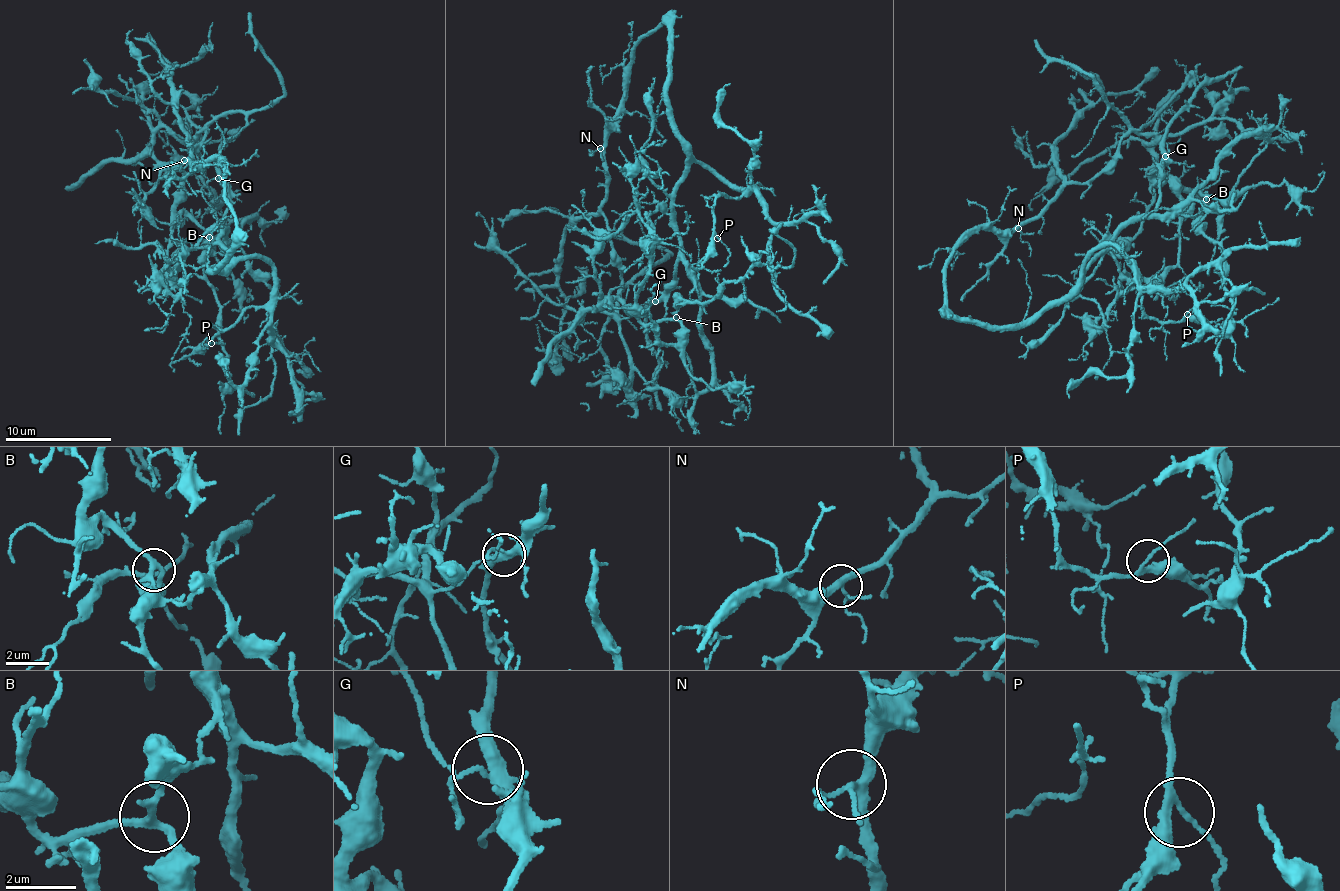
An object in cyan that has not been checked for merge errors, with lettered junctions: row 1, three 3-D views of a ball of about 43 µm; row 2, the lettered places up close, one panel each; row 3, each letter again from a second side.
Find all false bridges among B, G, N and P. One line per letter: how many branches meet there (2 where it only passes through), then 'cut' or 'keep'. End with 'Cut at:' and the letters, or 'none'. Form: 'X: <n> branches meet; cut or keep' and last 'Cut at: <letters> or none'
B: 3 branches meet; keep
G: 3 branches meet; cut
N: 4 branches meet; keep
P: 3 branches meet; keep
Cut at: G

